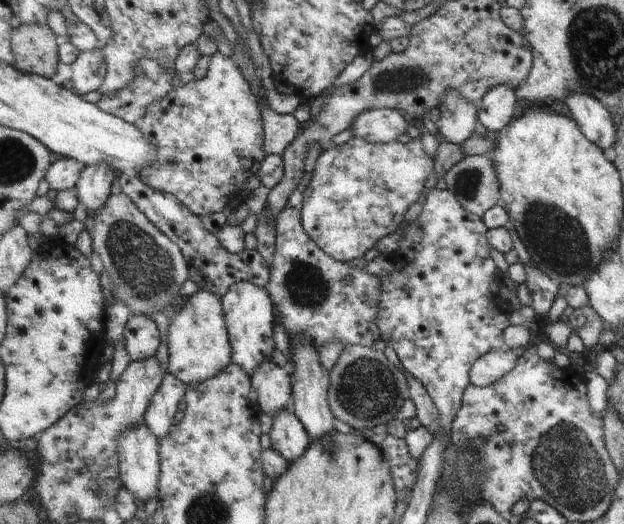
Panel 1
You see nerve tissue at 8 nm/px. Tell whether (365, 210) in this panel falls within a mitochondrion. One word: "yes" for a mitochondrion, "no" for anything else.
no

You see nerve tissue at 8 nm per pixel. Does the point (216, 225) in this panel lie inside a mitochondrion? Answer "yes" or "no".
no

